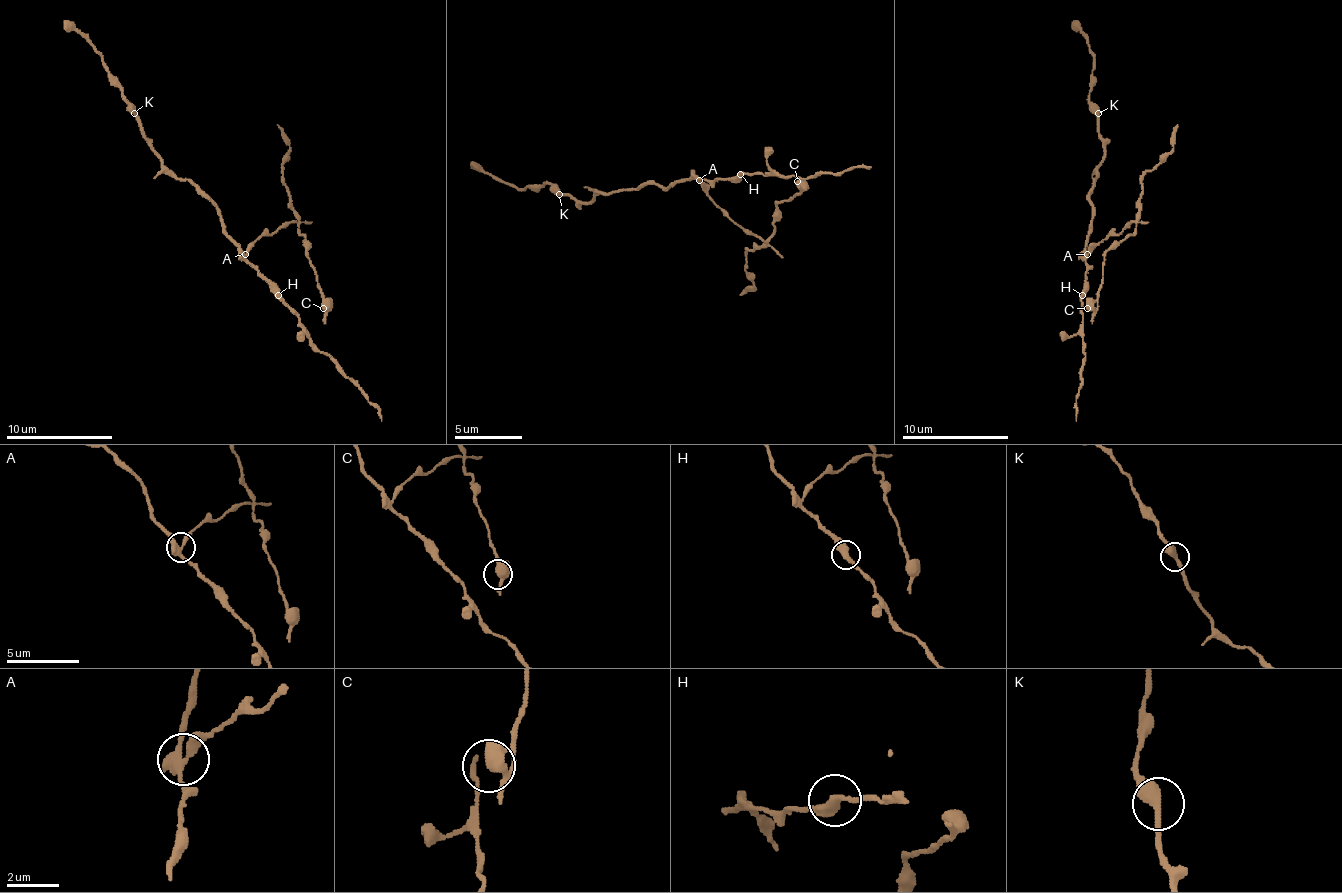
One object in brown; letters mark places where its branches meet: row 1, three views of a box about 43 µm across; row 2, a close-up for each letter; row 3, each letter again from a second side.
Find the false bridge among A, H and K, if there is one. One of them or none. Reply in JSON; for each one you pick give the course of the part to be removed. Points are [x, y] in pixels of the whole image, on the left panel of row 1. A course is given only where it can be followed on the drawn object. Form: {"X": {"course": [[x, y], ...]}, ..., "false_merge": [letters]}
{"A": {"course": [[246, 255], [262, 236], [270, 236], [289, 223], [297, 225], [305, 239], [305, 249], [326, 303], [323, 324]]}, "false_merge": ["A"]}

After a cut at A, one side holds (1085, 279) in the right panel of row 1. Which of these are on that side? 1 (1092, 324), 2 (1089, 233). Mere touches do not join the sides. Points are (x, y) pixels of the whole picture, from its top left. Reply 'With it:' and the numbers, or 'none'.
With it: 2

